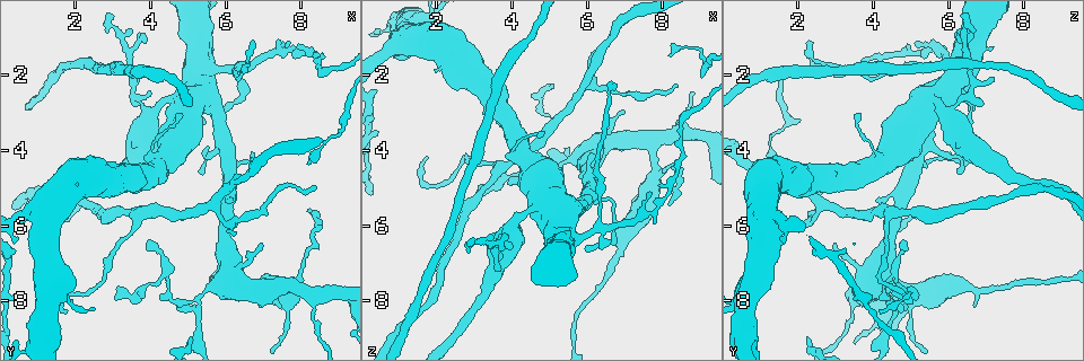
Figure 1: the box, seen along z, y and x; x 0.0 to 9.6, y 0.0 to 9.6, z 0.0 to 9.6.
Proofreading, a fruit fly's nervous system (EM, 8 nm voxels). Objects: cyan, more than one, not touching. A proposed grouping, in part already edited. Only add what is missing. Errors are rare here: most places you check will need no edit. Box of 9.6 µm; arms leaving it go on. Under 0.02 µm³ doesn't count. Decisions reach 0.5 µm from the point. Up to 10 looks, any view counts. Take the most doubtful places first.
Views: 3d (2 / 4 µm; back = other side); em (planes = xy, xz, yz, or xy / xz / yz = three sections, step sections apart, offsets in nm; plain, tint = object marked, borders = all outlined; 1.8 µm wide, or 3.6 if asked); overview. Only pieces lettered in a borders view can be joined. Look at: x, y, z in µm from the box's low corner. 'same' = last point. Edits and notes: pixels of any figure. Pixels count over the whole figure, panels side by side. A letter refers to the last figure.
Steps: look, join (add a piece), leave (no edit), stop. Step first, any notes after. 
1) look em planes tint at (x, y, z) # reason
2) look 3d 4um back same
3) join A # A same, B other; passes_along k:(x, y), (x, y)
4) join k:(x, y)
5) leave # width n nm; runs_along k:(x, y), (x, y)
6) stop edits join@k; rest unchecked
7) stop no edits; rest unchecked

look em xy step 16 borders at (3.00, 7.95, 5.10) # free end

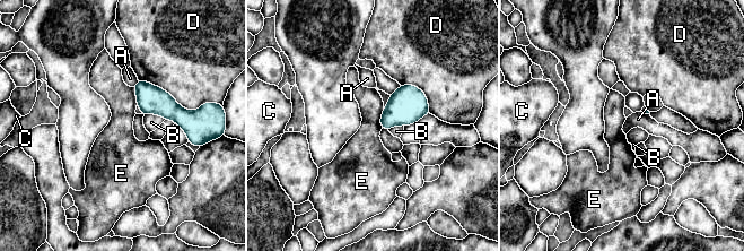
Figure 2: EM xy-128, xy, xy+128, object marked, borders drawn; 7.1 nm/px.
leave # longest_contact D 460 nm; A other, B other, C other, D other, E other; border 2:(384, 109), (381, 115), (381, 128); no lettered piece goes on from it

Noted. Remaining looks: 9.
look 3d 4um at (5.30, 7.95, 4.45) # small branch off a trunk

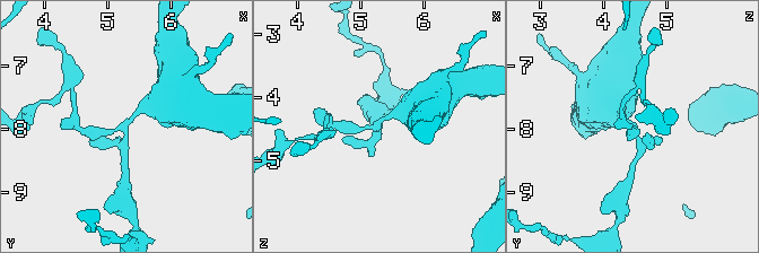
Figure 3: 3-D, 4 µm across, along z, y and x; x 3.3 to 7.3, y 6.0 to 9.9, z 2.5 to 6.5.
look em planes borders at (5.25, 7.95, 4.45) # arms 3

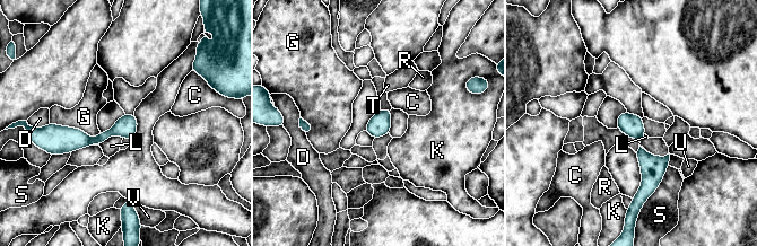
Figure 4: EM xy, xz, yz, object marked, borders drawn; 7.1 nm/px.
leave # C other, D other, G other, K other, L other, R other, S other, T other, U other, V other; border 4:(627, 111), (642, 117); none of them fits

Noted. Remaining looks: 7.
look 3d 4um at (8.15, 5.70, 5.40) # long arm stops here

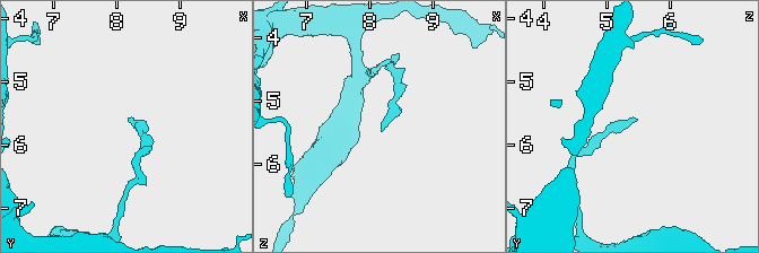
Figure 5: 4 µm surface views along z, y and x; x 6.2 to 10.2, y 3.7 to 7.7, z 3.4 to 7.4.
look em planes borders at (8.15, 5.60, 5.45) # now the EM

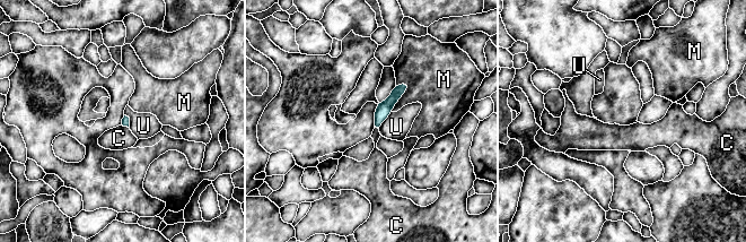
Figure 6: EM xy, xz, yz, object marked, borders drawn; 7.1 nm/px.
leave # longest_contact M 260 nm; C other, M other, U other; none of them fits

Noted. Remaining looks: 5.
look 3d 4um at (7.00, 7.60, 6.25) # thick turns thin

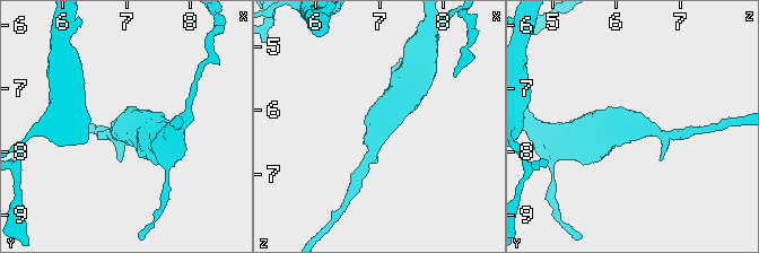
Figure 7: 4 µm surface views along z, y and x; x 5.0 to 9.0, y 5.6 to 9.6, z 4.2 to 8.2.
look em 3.6um planes tint at (7.00, 7.60, 6.25)

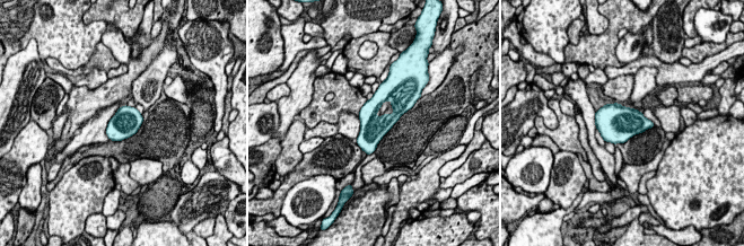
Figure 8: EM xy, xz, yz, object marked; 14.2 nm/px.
look em 3.6um planes borders same

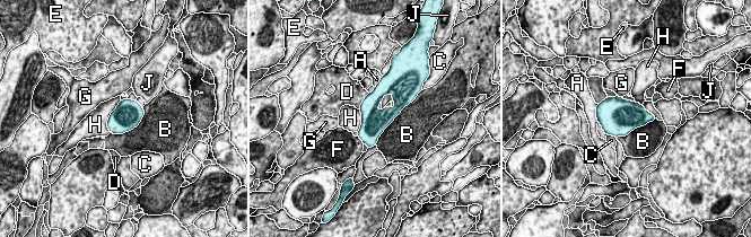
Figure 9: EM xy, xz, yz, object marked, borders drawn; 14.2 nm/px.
leave # A other, B other, C other, D other, E other, F other, G other, H other, J other; none of them fits

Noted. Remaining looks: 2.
stop no edits; rest unchecked

